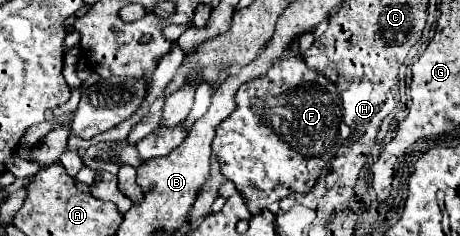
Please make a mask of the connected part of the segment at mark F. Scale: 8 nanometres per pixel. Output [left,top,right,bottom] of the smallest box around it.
[213,55,351,215]

